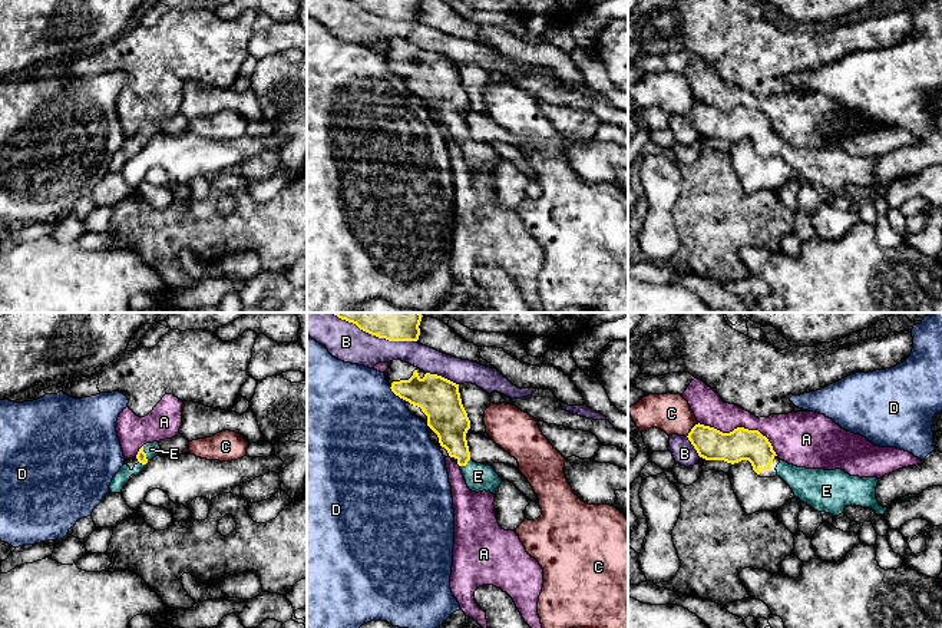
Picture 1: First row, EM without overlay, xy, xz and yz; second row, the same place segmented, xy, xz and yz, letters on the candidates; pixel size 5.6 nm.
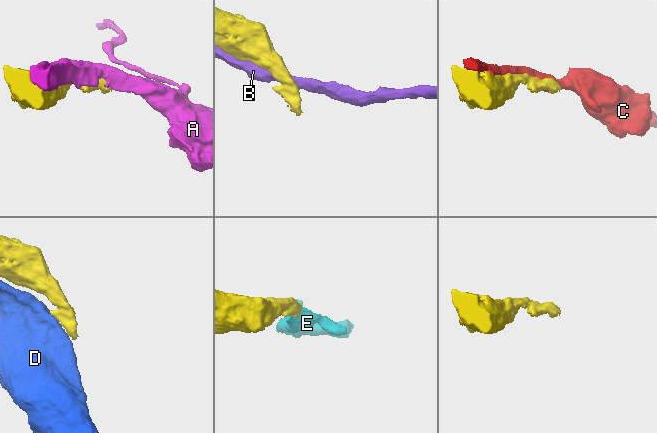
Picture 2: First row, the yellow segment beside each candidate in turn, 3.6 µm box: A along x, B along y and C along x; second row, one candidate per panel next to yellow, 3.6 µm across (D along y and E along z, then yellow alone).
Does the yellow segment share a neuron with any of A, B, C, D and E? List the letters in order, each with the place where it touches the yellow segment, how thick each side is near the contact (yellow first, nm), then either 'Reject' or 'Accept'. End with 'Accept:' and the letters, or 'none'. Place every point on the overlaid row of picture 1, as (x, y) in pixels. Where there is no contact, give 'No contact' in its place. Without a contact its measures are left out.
A: Touches yellow at yz (741, 427). Thickness 180 nm (yellow) against 200 nm. Reject
B: Touches yellow at xz (440, 376). Thickness 240 nm (yellow) against 140 nm. Reject
C: Touches yellow at yz (691, 429). Thickness 180 nm (yellow) against 220 nm. Reject
D: Touches yellow at xz (397, 395). Thickness 240 nm (yellow) against 480 nm. Reject
E: Touches yellow at xy (145, 453). Thickness 60 nm (yellow) against 80 nm. Accept
Accept: E

